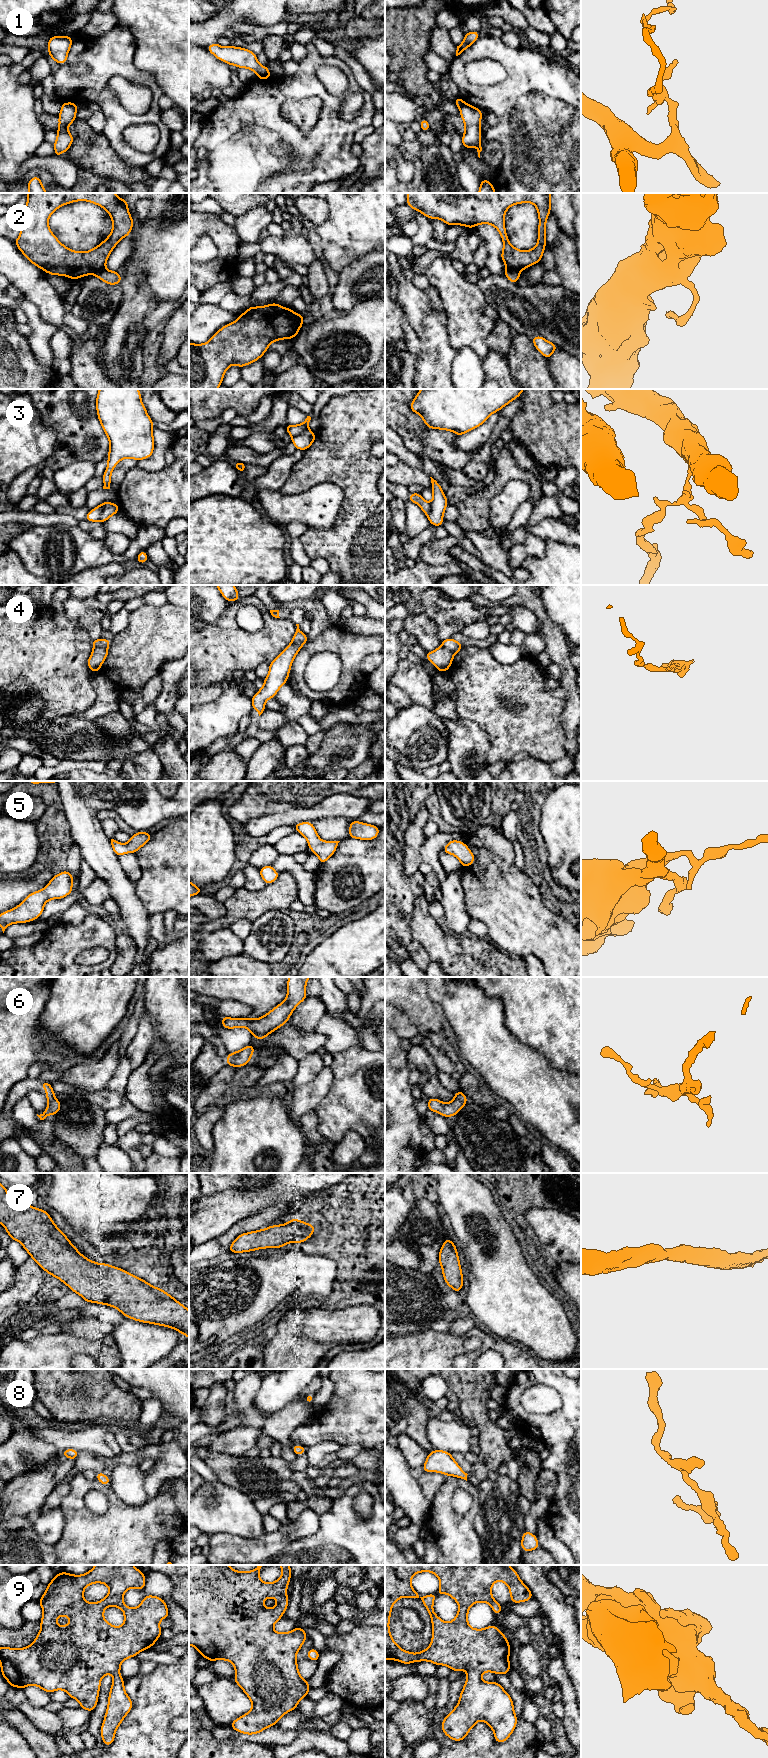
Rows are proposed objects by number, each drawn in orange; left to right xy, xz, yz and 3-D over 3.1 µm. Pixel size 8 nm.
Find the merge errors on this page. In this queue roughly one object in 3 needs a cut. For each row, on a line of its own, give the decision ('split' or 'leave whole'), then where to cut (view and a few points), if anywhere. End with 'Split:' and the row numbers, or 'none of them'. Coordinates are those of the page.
1: split; cut in yz along (464, 102), (459, 107)
2: split; cut in yz along (507, 268), (519, 271)
3: split; cut in xy along (101, 504), (100, 518), (98, 520)
4: split; cut in xy along (106, 646), (94, 648)
5: leave whole; no cut
6: leave whole; no cut
7: leave whole; no cut
8: leave whole; no cut
9: leave whole; no cut
Split: 1, 2, 3, 4

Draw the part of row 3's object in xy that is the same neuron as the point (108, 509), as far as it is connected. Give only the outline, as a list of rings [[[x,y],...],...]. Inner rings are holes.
[[[109,501],[103,502],[101,504],[102,511],[100,513],[100,522],[103,524],[107,521],[112,515],[117,514],[120,509],[119,504],[113,504]]]

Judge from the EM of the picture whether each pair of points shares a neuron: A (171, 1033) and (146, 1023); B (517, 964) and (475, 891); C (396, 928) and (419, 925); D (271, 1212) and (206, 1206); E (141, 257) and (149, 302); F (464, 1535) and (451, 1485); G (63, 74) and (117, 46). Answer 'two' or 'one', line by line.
A: two
B: two
C: two
D: two
E: two
F: one
G: one

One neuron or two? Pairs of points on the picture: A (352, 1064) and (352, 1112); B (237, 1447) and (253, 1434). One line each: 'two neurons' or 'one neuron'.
A: one neuron
B: one neuron

